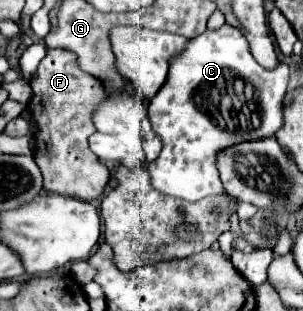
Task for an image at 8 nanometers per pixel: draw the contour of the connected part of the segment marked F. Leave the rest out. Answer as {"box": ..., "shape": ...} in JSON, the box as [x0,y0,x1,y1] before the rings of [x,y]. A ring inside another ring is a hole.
{"box":[27,48,109,200],"shape":[[[63,48],[47,50],[37,74],[39,78],[31,82],[33,98],[27,108],[39,124],[39,132],[35,136],[35,162],[45,178],[45,190],[79,200],[95,200],[103,194],[109,180],[107,166],[95,154],[91,154],[87,146],[89,136],[95,132],[91,112],[93,106],[101,102],[101,82],[85,74],[77,66],[75,54]]]}

